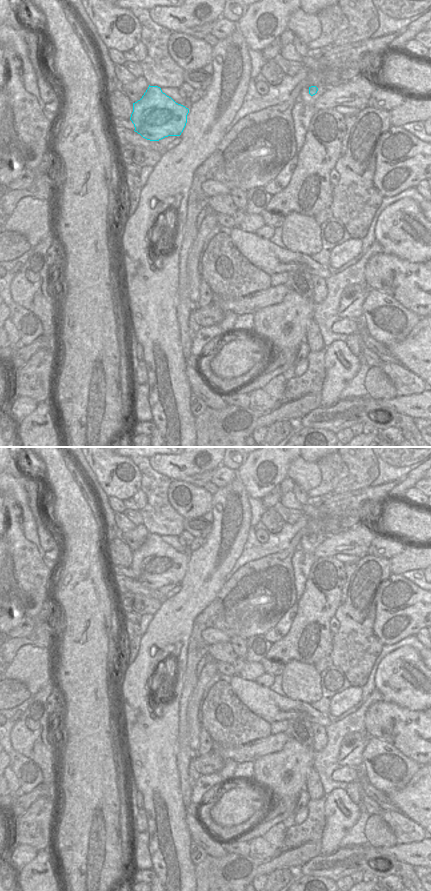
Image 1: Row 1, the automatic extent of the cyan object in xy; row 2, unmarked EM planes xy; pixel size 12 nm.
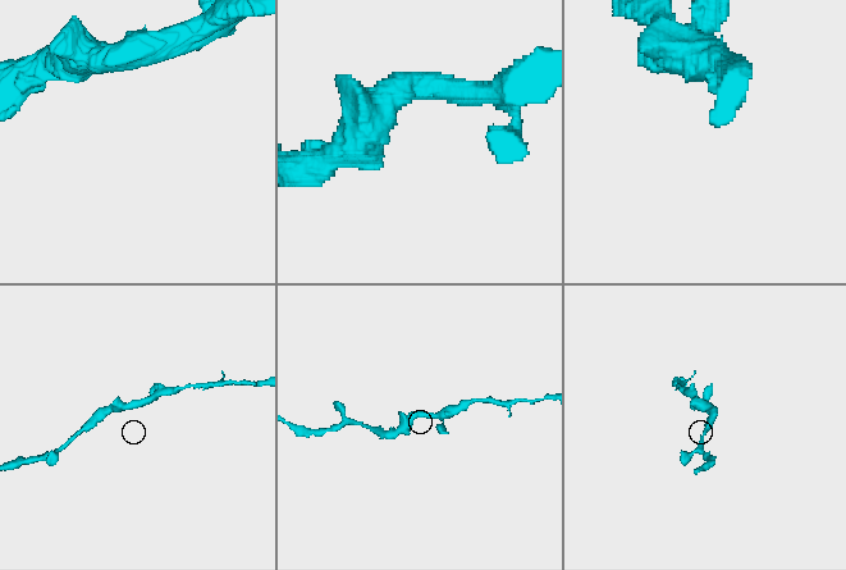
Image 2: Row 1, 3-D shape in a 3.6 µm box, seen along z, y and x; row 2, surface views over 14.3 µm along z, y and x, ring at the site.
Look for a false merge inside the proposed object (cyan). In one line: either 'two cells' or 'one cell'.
one cell

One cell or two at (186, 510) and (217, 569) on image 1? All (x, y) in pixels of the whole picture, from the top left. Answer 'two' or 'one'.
two

